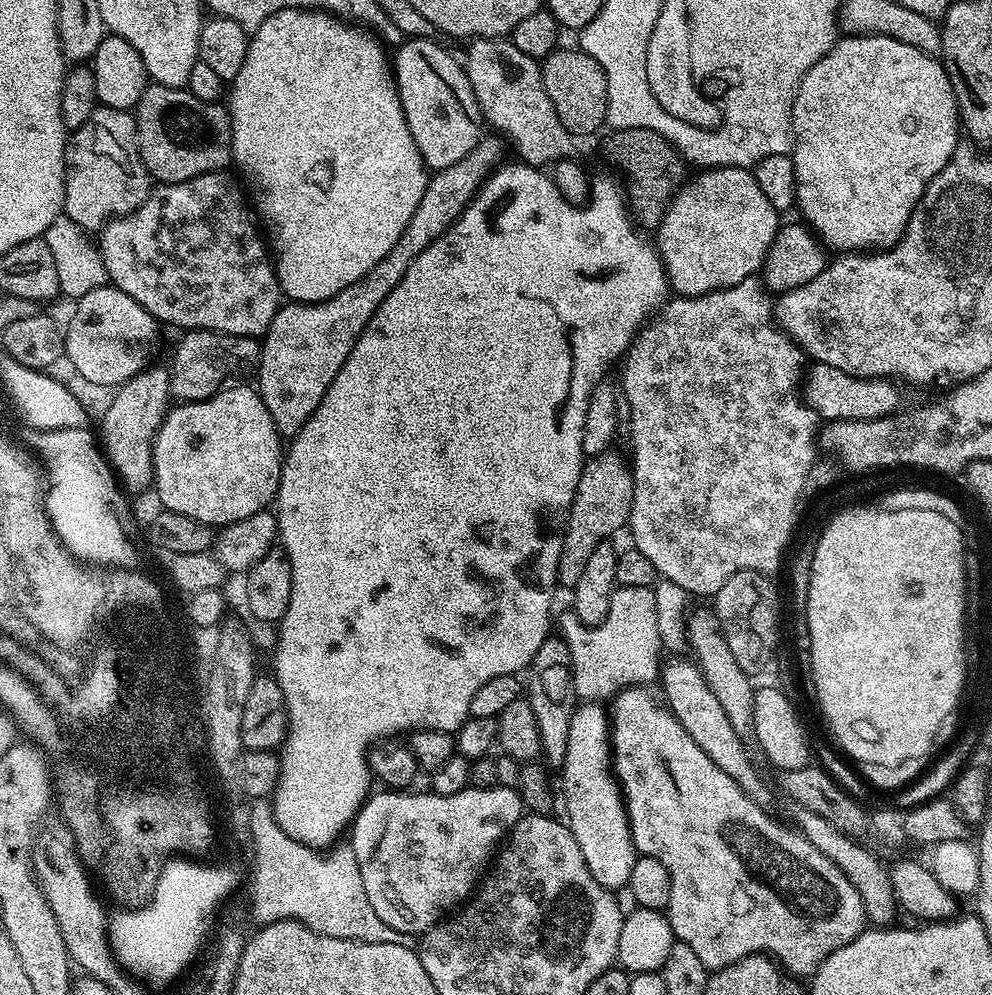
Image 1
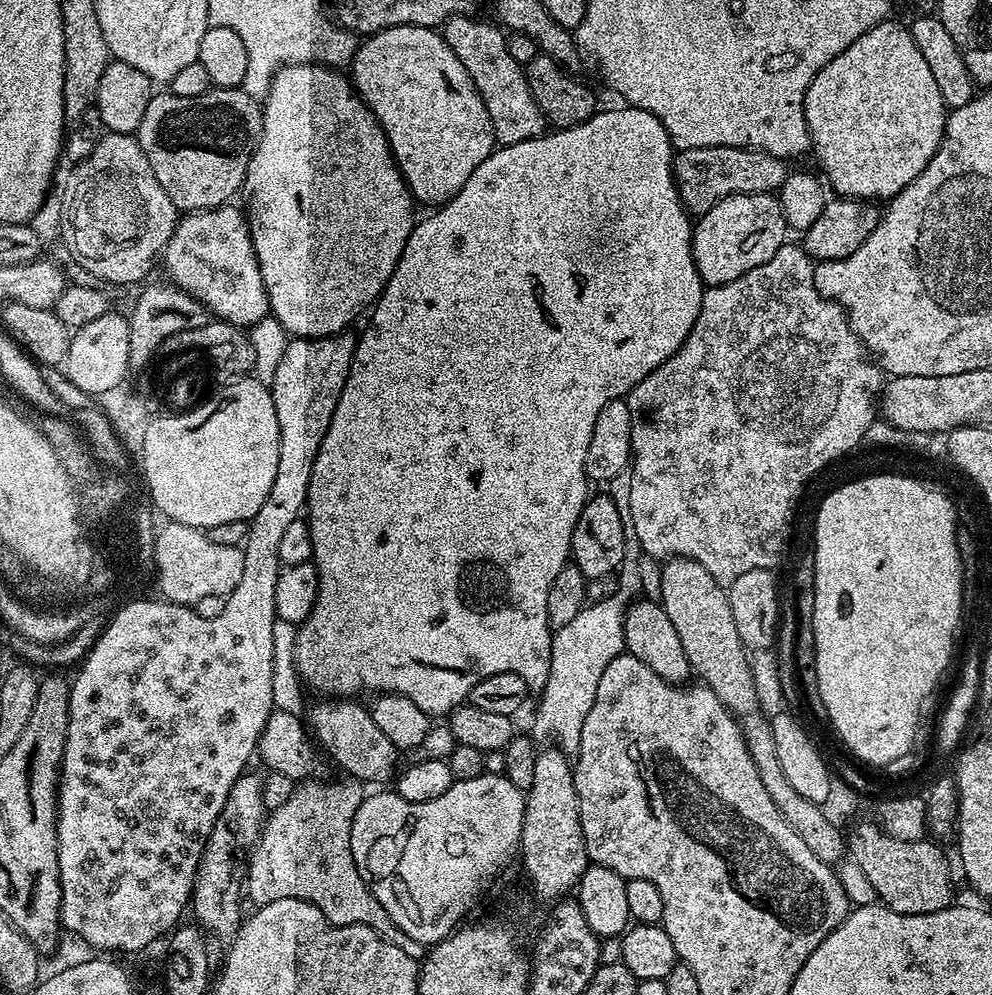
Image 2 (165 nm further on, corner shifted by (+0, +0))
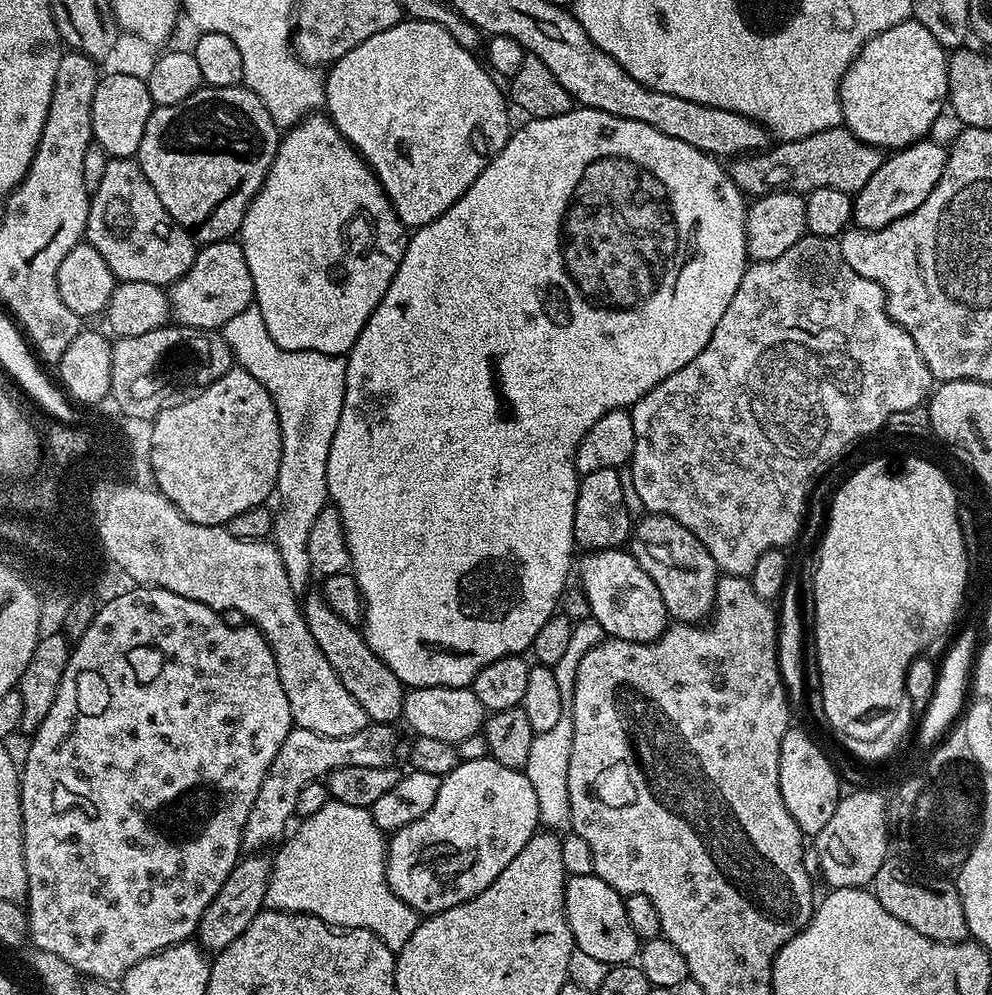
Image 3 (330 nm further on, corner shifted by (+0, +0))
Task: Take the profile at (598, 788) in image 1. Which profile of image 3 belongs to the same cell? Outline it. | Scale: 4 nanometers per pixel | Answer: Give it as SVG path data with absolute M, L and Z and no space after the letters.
M569 875L564 885L564 917L568 919L576 947L609 966L633 963L642 941L634 934L626 918L624 896L602 882L602 878L587 875Z

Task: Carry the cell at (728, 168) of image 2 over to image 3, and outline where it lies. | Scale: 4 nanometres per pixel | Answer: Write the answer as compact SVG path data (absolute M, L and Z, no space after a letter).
M841 126L810 134L806 138L785 140L769 146L763 152L735 157L730 164L732 180L745 197L755 198L771 192L799 192L807 194L819 188L833 188L855 194L870 182L874 170L882 163L881 149L862 142Z

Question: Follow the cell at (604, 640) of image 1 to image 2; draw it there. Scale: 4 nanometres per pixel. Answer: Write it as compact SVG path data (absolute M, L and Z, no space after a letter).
M628 526L624 529L624 561L618 569L619 588L612 598L605 601L585 603L583 610L575 616L566 626L555 629L552 637L552 653L550 654L550 678L546 678L546 686L539 693L540 713L536 716L537 737L553 736L555 747L559 748L565 756L575 758L582 742L582 726L586 723L586 714L590 714L590 706L594 706L594 698L598 694L598 682L606 666L614 662L624 651L624 609L630 601L640 592L640 566L641 561L636 556L641 555L638 534Z

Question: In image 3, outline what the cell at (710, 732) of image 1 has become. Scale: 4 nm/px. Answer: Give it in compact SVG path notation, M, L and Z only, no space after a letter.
M623 547L603 548L600 552L589 551L585 556L588 557L578 564L578 584L589 603L591 619L596 620L598 626L602 626L605 637L639 644L657 640L670 623L666 602L662 602L658 586L650 582L646 570L638 566L631 551Z

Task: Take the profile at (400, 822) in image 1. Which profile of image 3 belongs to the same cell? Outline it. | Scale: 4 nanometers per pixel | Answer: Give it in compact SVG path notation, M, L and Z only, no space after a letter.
M461 760L456 768L441 779L438 798L420 819L391 833L388 845L388 885L417 914L430 917L436 912L450 910L467 900L473 900L482 890L510 866L518 850L530 842L538 830L538 798L534 786L521 769L502 766L497 760Z

